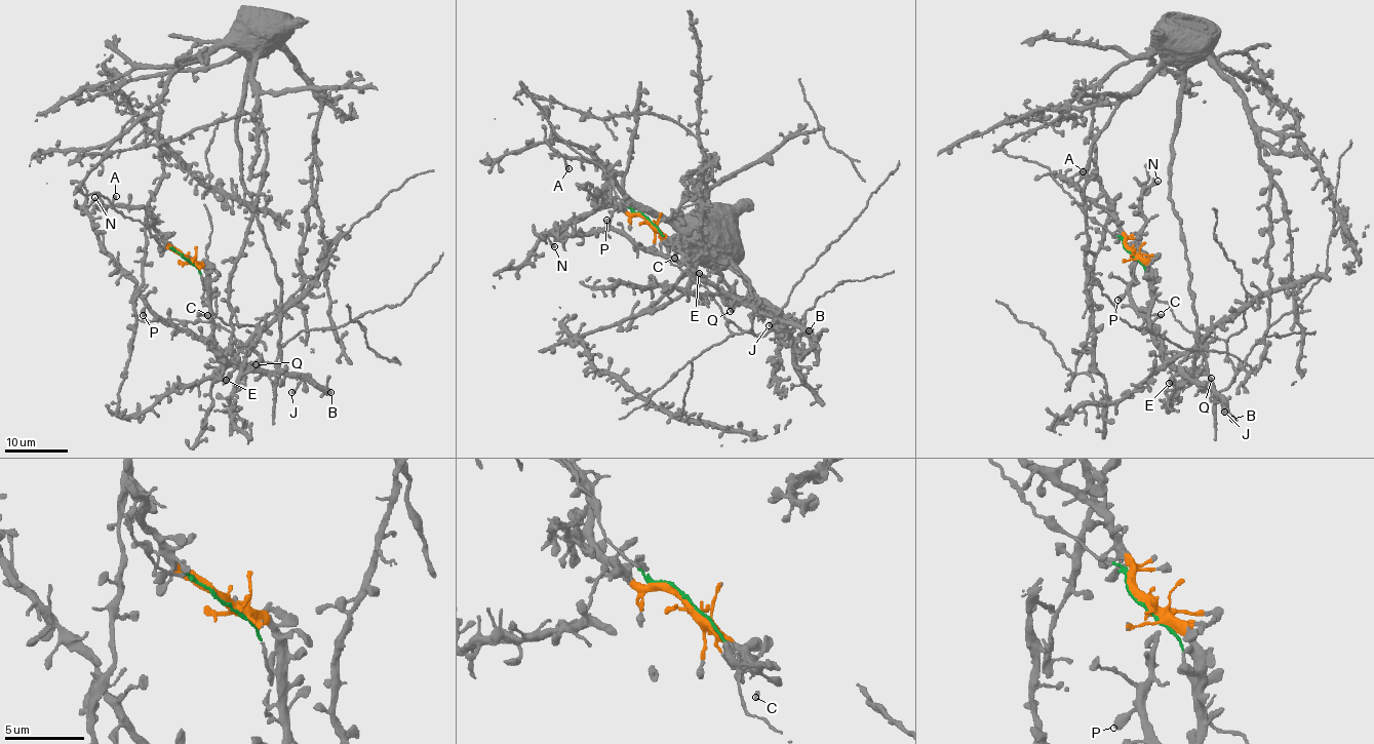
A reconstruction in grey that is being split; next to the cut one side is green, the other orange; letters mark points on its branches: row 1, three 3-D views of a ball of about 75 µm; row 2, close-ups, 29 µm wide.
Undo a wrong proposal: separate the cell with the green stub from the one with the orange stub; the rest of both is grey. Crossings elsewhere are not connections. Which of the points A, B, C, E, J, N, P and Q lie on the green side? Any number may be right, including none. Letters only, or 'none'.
none

